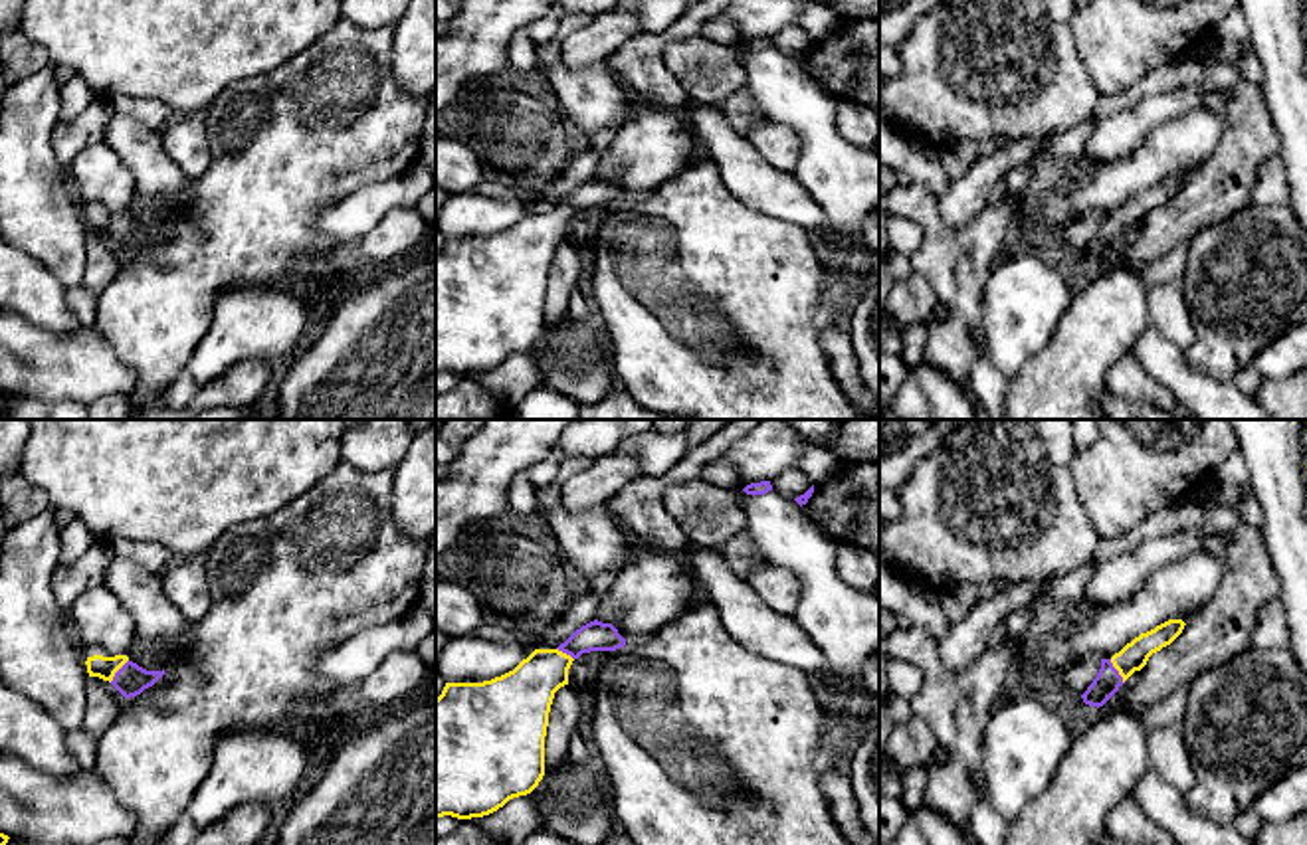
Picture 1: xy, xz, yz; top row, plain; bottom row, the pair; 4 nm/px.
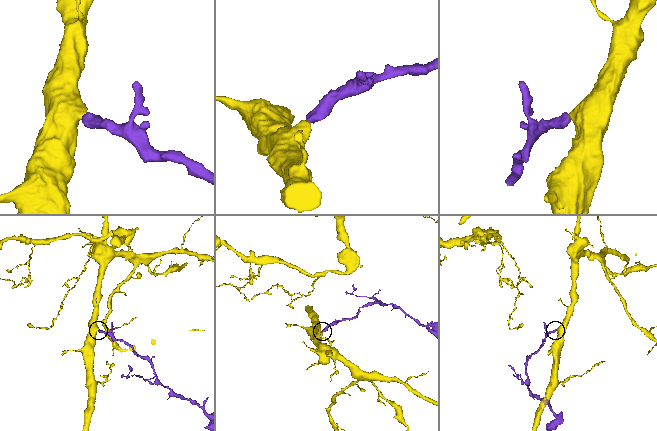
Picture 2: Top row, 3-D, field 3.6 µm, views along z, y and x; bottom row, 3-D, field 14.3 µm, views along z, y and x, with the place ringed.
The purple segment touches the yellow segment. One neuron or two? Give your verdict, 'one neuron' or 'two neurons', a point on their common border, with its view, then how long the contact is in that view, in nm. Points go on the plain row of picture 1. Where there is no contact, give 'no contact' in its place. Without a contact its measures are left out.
one neuron; contact yz (1117, 228); length 110 nm

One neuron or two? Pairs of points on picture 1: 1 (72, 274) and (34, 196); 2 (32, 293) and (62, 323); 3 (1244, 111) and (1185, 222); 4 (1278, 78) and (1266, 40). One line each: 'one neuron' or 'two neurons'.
1: one neuron
2: one neuron
3: one neuron
4: one neuron

